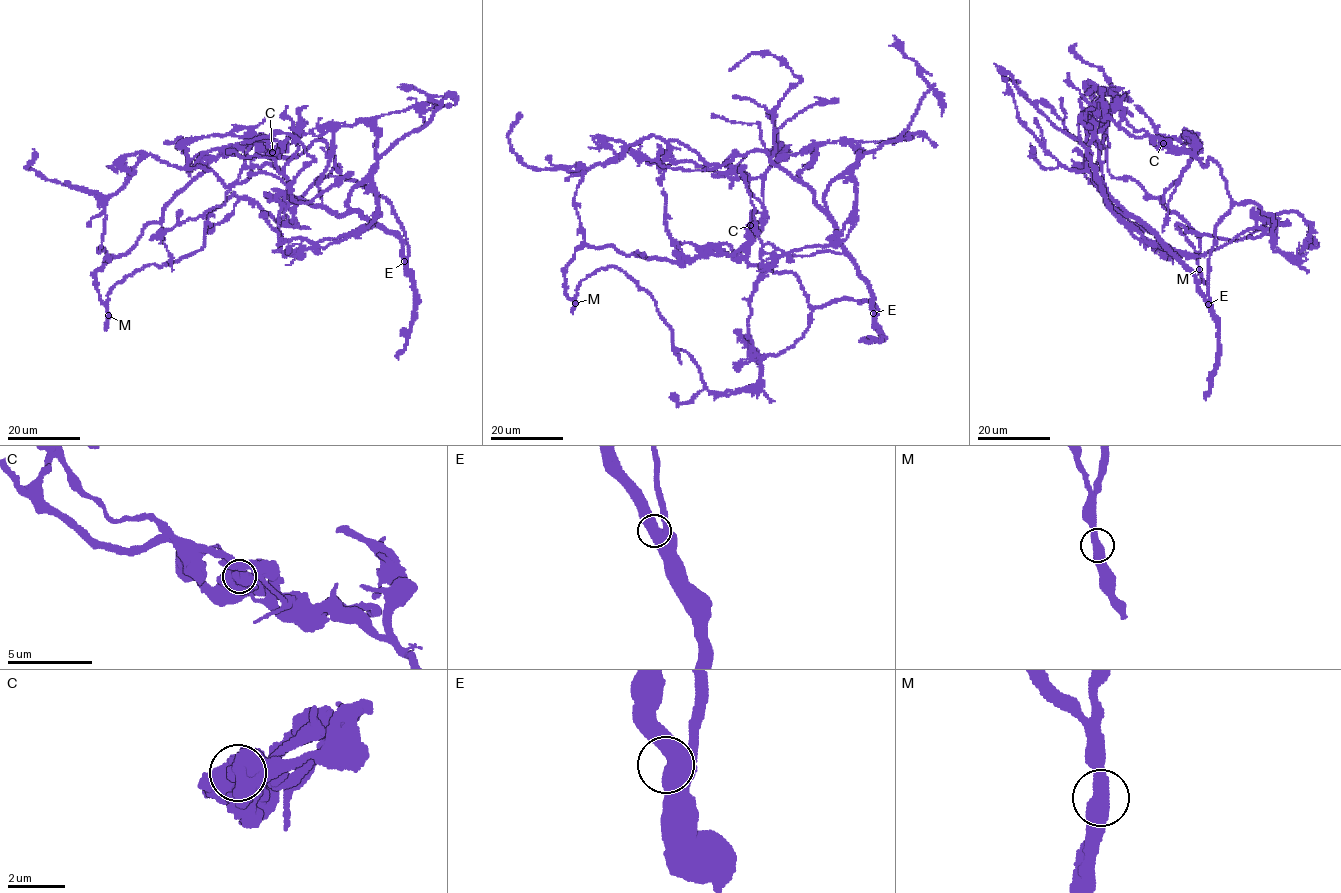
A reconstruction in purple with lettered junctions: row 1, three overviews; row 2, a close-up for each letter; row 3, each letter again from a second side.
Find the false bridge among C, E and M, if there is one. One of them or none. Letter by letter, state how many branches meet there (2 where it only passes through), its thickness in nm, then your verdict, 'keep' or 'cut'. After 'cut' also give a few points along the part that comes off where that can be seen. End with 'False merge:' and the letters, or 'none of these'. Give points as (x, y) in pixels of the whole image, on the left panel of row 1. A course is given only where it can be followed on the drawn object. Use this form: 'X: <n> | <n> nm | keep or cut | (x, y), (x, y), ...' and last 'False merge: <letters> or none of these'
C: 2 | 850 nm | cut | (273, 152), (212, 159), (100, 299), (234, 193), (293, 212), (283, 253), (372, 226), (368, 185)
E: 2 | 650 nm | keep
M: 2 | 480 nm | keep
False merge: C

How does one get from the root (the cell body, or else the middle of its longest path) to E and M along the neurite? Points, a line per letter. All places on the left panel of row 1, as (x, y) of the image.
E: (271, 155), (295, 157), (314, 141), (325, 142), (343, 177), (370, 187), (390, 203), (405, 236), (404, 261)
M: (271, 155), (228, 151), (212, 159), (133, 246), (96, 271), (108, 316)

